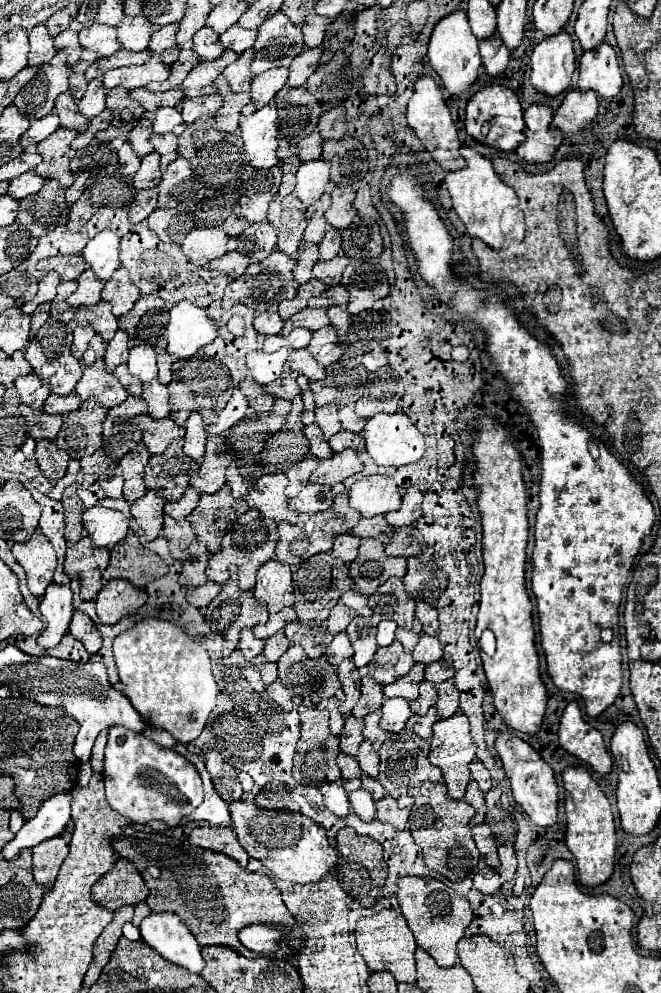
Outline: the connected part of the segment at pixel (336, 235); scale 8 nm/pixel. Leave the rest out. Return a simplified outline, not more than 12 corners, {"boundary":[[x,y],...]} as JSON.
{"boundary":[[329,227],[319,249],[321,261],[333,259],[341,249],[341,231]]}

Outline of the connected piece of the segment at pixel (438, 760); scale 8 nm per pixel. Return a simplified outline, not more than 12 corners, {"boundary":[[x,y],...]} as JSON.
{"boundary":[[463,713],[433,725],[429,761],[463,799],[477,745]]}

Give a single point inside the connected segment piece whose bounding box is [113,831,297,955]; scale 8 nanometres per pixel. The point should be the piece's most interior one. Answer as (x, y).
(214, 896)

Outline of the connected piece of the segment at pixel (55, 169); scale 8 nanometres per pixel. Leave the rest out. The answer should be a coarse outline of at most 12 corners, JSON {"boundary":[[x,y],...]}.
{"boundary":[[57,129],[39,143],[43,163],[35,171],[57,179],[73,183],[69,147],[77,131]]}

